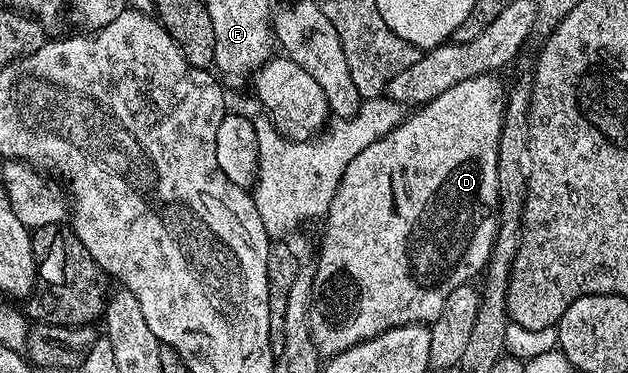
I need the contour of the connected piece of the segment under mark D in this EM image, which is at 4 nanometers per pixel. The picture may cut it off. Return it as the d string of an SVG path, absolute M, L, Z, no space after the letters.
M495 73L479 74L470 80L462 80L462 84L454 84L454 88L446 88L442 96L423 103L419 108L407 115L382 140L374 140L370 148L358 152L354 160L346 168L342 180L338 184L338 192L330 204L326 217L323 219L324 240L320 252L320 263L314 269L312 279L312 302L308 306L308 326L321 356L331 356L346 352L354 344L366 341L367 338L378 336L395 326L406 324L431 324L442 312L446 304L446 296L454 292L454 288L465 285L472 277L479 275L488 265L488 257L496 239L500 197L498 196L498 144L502 136L504 123L504 103L506 86L496 79Z

